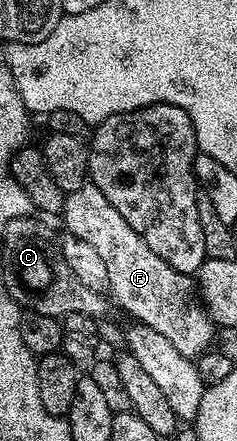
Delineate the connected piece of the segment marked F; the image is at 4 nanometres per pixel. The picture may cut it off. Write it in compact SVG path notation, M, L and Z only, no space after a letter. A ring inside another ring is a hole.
M88 181L81 189L70 192L64 198L61 220L67 228L66 234L81 237L97 249L97 254L105 260L109 269L111 282L110 294L128 311L134 322L144 323L149 329L157 329L157 333L165 333L177 353L192 361L198 360L204 351L212 346L211 338L217 334L217 328L203 307L199 297L197 283L192 276L182 275L173 269L109 205L109 197L101 193L94 183Z

